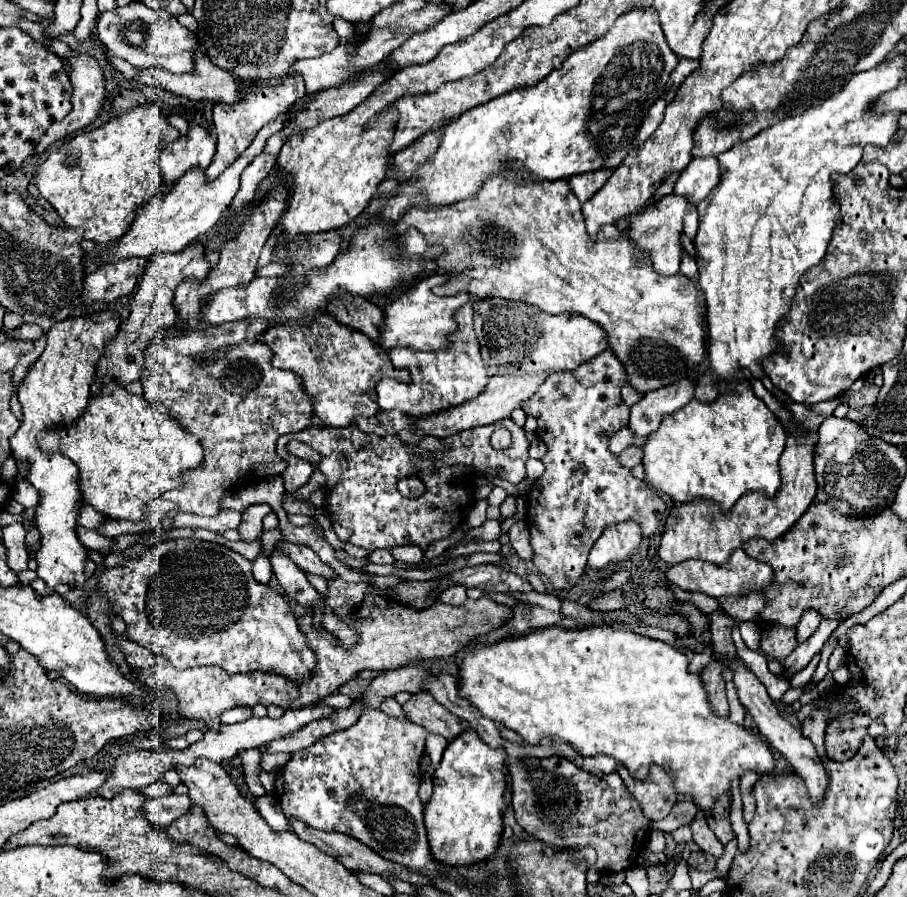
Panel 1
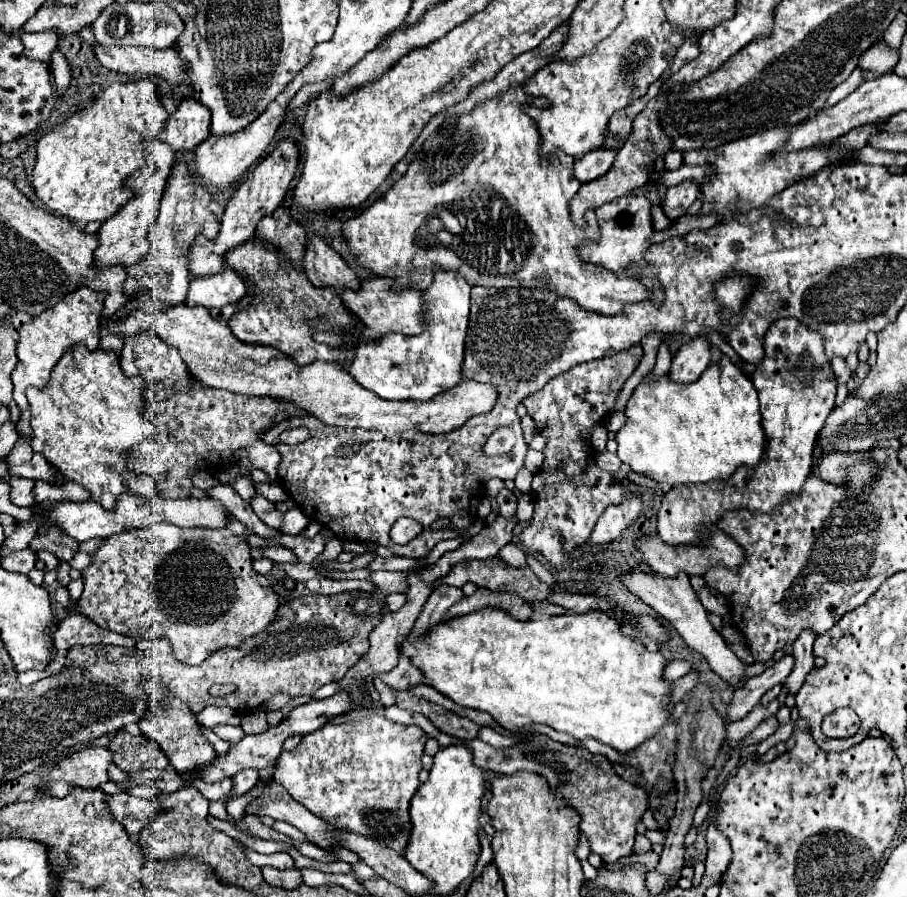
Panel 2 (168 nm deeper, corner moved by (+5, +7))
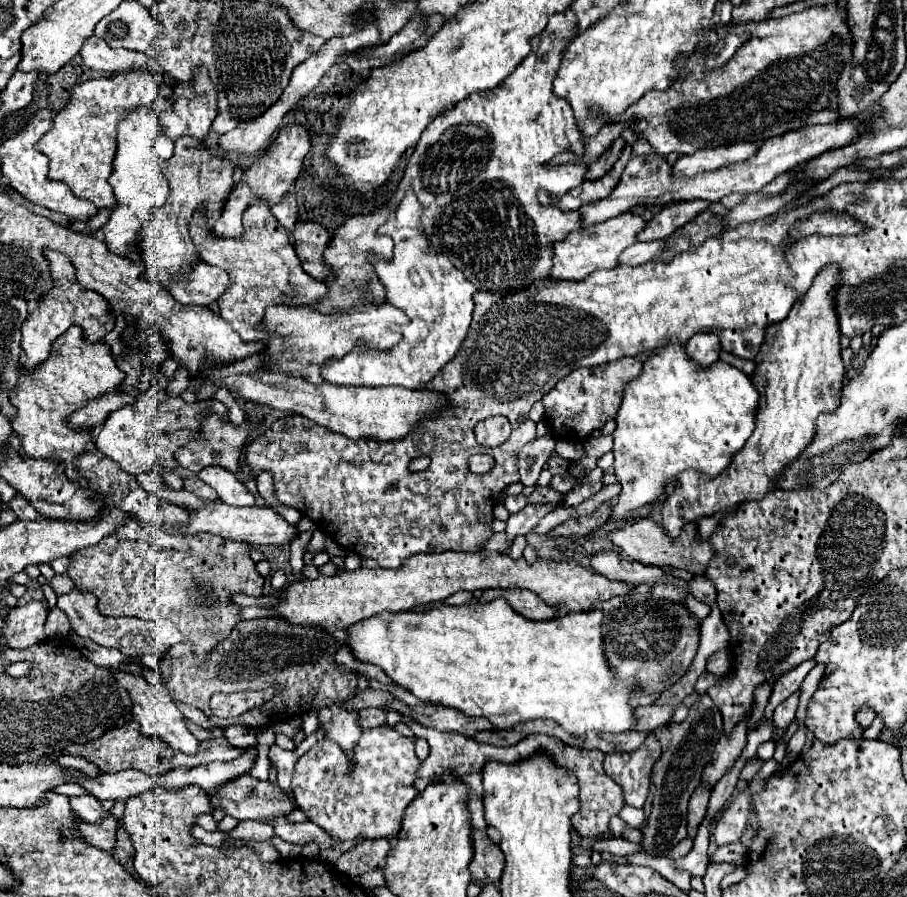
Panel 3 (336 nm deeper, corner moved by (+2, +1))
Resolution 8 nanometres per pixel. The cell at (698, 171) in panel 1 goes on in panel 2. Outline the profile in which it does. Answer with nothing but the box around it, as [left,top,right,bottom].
[665,181,699,219]

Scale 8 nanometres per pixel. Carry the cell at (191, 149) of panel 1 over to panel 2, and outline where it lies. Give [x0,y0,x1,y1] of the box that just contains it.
[159,99,211,153]

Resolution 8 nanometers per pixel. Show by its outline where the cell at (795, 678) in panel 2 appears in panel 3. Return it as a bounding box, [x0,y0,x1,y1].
[774,693,800,741]

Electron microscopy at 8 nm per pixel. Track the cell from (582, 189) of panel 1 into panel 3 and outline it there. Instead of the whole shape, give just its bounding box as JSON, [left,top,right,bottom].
[586,139,626,179]

